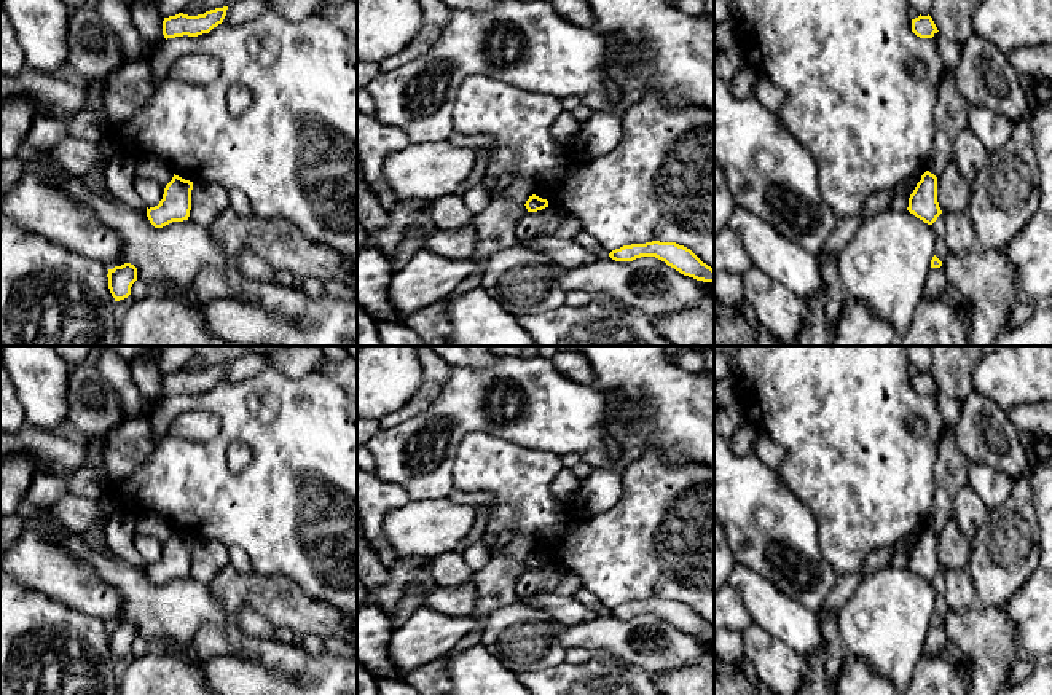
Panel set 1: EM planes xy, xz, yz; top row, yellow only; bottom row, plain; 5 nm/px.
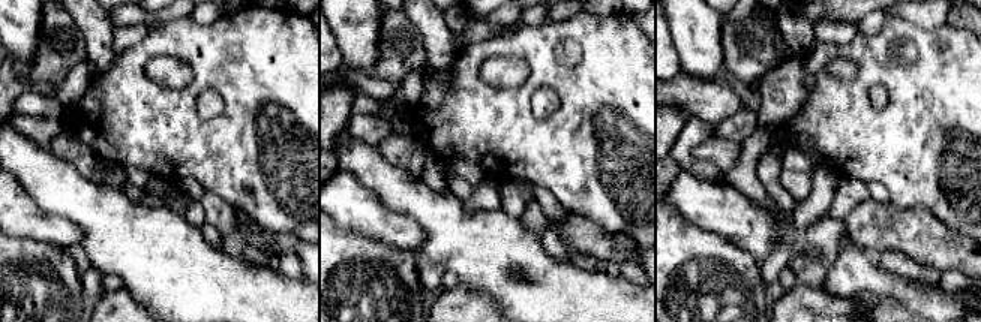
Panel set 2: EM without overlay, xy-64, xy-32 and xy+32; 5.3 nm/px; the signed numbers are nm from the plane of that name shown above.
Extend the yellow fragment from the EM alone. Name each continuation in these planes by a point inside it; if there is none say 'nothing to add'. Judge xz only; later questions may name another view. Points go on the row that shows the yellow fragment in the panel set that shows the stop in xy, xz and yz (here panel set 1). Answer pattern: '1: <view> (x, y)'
nothing to add

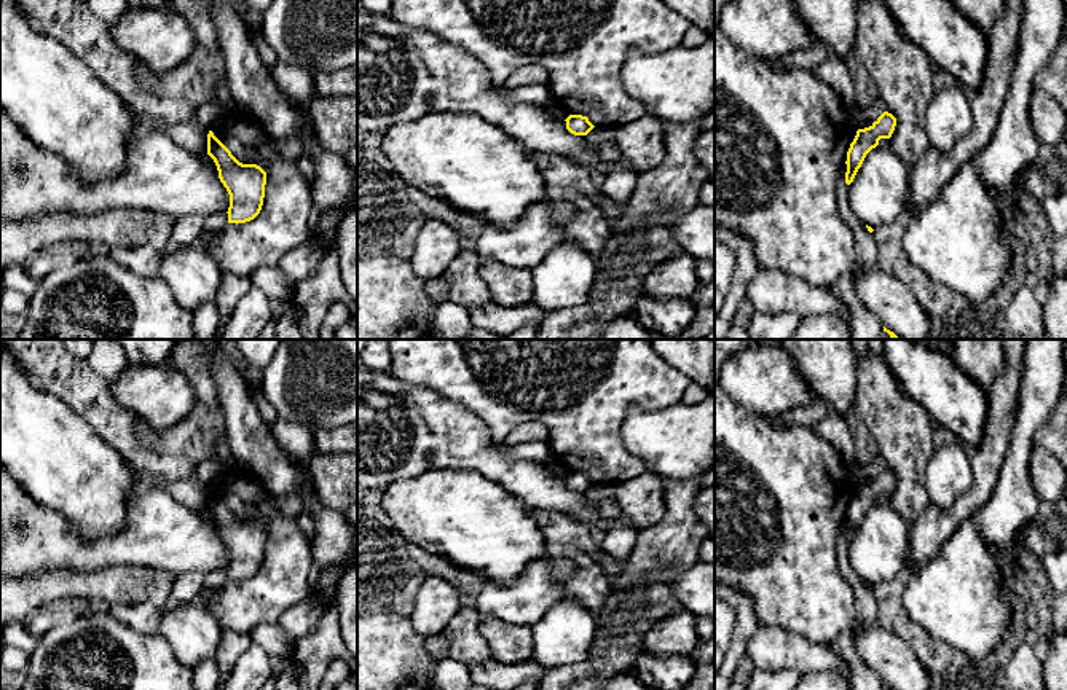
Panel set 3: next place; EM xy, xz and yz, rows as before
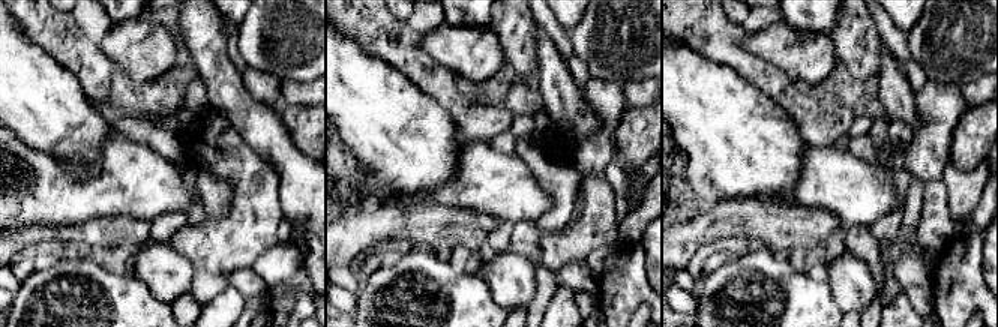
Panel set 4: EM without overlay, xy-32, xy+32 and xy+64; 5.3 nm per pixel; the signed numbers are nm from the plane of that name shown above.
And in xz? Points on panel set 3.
nothing to add

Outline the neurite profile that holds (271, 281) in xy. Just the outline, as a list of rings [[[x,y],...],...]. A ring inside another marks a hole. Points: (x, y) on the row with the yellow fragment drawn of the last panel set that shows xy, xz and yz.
[[[262,266],[249,276],[252,287],[260,288],[268,300],[289,303],[293,282],[278,266]]]

